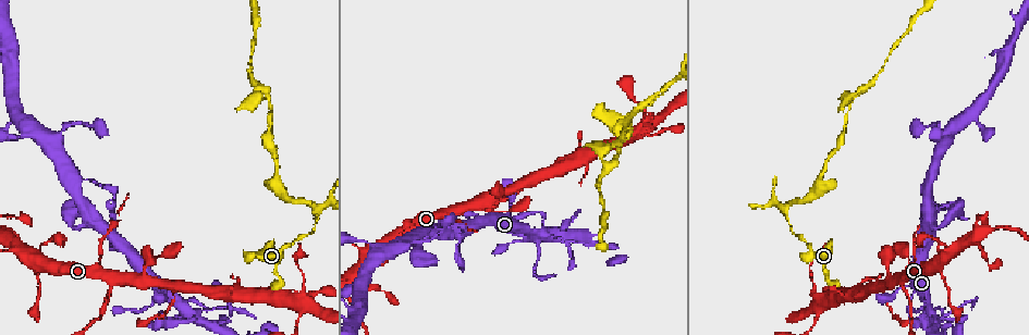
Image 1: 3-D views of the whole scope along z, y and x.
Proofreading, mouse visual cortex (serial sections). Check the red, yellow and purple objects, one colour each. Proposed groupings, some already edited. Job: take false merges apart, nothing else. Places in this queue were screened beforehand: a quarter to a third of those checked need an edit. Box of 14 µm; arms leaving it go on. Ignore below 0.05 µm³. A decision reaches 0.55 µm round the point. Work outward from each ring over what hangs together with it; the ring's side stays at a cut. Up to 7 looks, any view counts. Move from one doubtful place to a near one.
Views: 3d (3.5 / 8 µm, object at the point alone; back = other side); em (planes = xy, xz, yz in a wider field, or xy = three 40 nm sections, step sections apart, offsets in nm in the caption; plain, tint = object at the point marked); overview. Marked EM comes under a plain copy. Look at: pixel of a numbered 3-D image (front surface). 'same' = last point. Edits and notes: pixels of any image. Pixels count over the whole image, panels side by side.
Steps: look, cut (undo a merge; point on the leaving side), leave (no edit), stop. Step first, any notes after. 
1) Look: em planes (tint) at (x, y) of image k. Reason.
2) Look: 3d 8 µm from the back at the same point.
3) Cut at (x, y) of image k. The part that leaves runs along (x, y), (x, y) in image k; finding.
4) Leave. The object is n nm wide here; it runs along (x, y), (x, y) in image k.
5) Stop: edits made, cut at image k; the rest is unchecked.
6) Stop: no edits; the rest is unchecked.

Look: 3d 3.5 µm at (646, 128) of image 1. Thin neck.

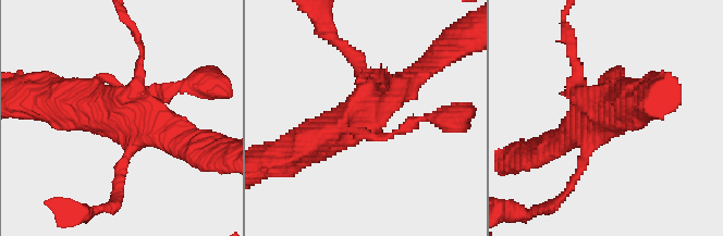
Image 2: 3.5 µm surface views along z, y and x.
Look: em planes (tint) at (365, 111) of image 2.

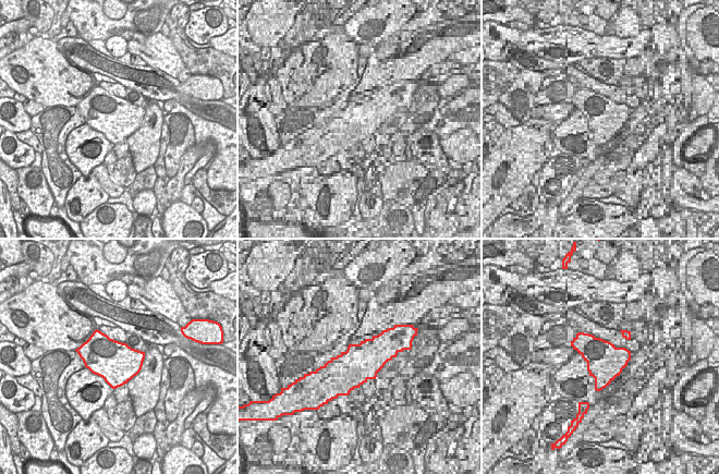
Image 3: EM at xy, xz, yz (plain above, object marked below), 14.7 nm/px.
Look: em xy step 2 (tint) at the same point. Another direction.

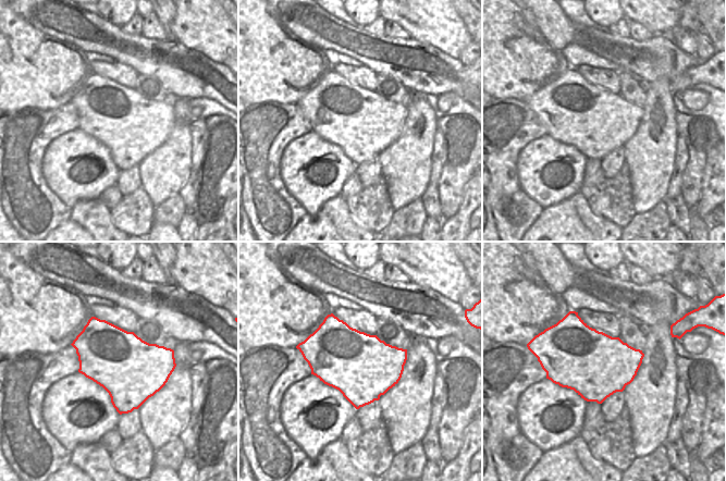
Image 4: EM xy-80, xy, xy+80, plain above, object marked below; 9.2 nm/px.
Leave. It runs along (305, 145), (358, 118), (418, 70) in image 2; one cell here.

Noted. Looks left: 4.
Look: 3d 3.5 µm at (787, 211) of image 1. Sharp bend.

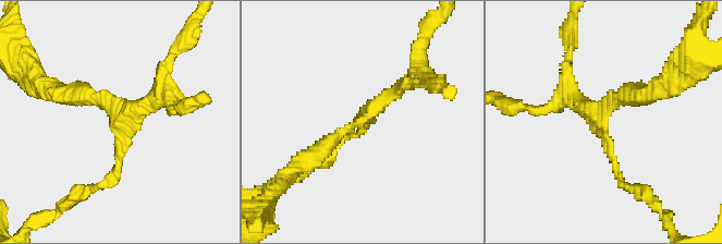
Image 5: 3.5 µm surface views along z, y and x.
Look: em planes (tint) at (121, 122) of image 5. 3 arms meet here; the arms are 100, 200, 200 nm wide.

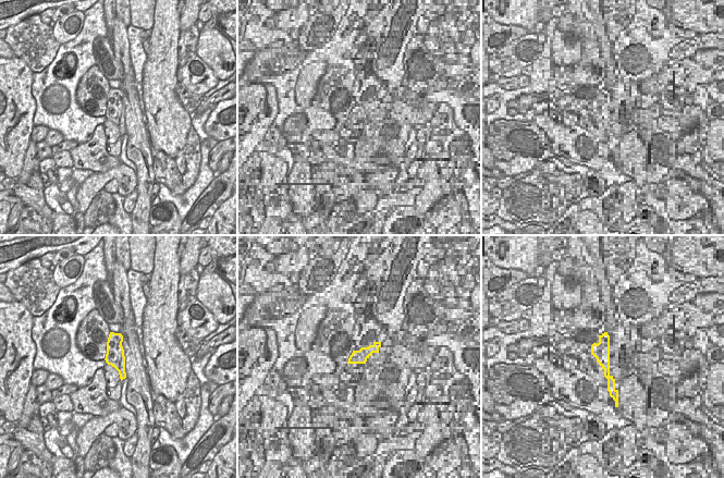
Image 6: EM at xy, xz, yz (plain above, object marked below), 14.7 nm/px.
Look: em xy step 5 (tint) at the same point.

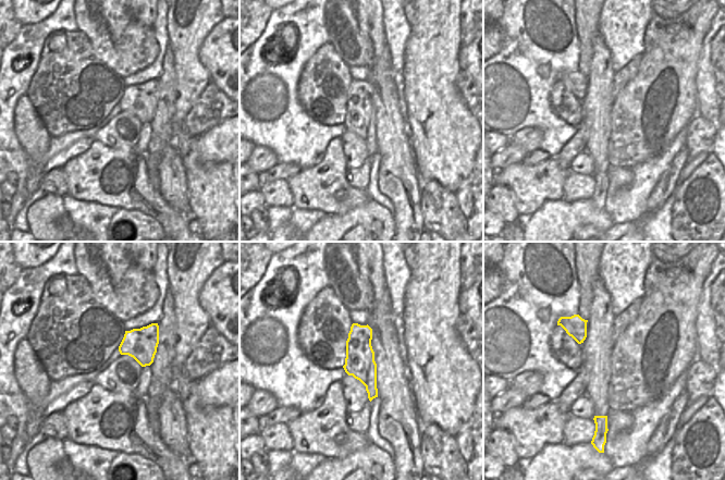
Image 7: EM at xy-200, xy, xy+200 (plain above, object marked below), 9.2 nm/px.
Leave. It runs along (624, 182), (601, 114), (638, 95) in image 5; all the same cell.

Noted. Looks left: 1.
Stop: no edits; the rest is unchecked.

